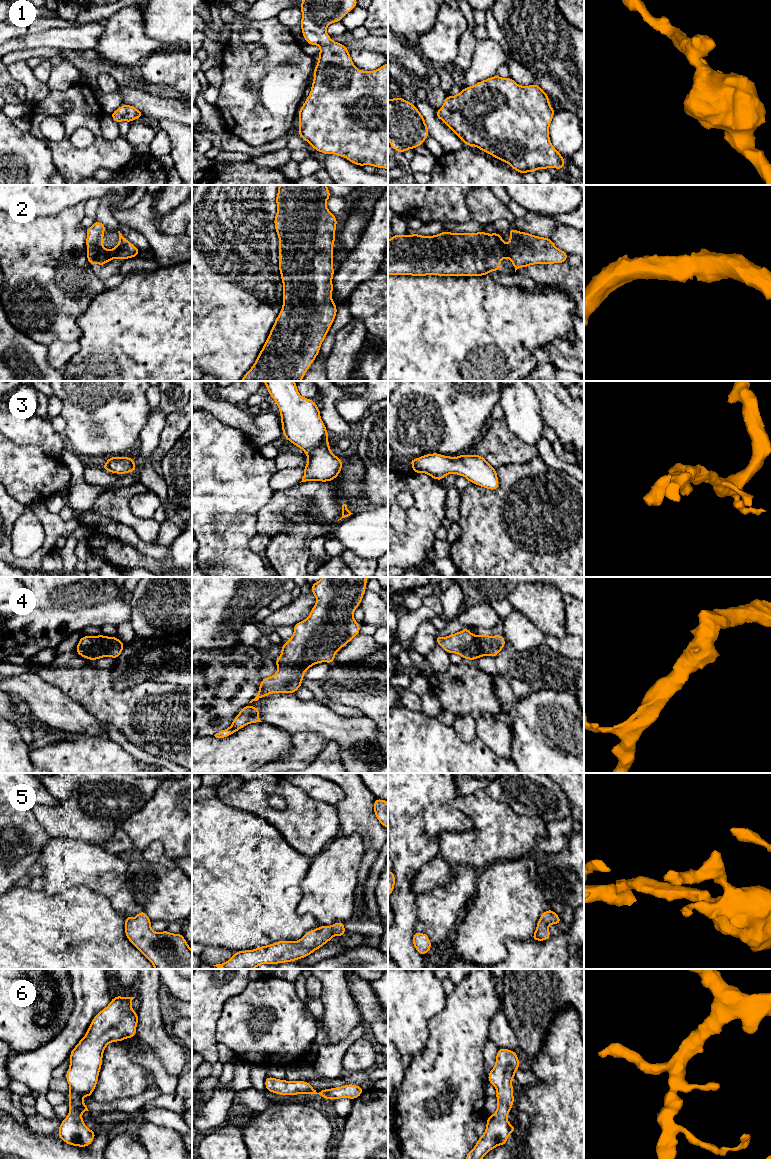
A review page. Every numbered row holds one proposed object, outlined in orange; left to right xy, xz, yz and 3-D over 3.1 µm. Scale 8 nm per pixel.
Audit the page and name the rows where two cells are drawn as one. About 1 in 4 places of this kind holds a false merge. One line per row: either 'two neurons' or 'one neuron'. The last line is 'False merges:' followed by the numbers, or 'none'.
1: one neuron
2: one neuron
3: one neuron
4: one neuron
5: one neuron
6: one neuron
False merges: none

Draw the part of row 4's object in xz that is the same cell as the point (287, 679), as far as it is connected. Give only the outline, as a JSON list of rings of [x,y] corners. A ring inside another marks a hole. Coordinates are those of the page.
[[[323,577],[321,580],[315,582],[314,584],[311,585],[311,591],[312,593],[315,595],[316,597],[316,604],[313,606],[309,616],[307,619],[296,623],[293,626],[294,629],[294,634],[292,637],[289,638],[289,640],[282,644],[282,649],[281,649],[281,656],[279,658],[277,658],[275,660],[275,663],[278,667],[277,672],[271,676],[271,677],[267,677],[267,678],[263,678],[261,681],[261,684],[259,686],[259,691],[258,694],[256,695],[256,697],[254,699],[252,699],[239,713],[238,715],[234,718],[232,725],[227,728],[224,729],[222,731],[219,731],[218,733],[216,733],[214,736],[216,738],[226,738],[230,735],[232,735],[234,732],[238,731],[239,729],[245,727],[246,725],[250,724],[250,723],[258,723],[258,722],[262,722],[259,718],[259,708],[258,707],[250,707],[249,704],[252,703],[253,701],[258,701],[259,699],[261,699],[262,697],[265,697],[269,694],[272,693],[282,693],[282,694],[286,694],[286,693],[296,693],[298,688],[300,686],[302,686],[302,680],[304,677],[304,673],[313,665],[317,664],[317,663],[322,663],[322,662],[328,662],[329,664],[332,664],[335,658],[336,653],[343,648],[347,643],[349,643],[356,635],[358,635],[360,633],[360,625],[355,621],[353,614],[355,609],[361,604],[362,602],[362,598],[364,596],[364,592],[365,592],[365,588],[366,588],[366,583],[368,582],[366,577]]]

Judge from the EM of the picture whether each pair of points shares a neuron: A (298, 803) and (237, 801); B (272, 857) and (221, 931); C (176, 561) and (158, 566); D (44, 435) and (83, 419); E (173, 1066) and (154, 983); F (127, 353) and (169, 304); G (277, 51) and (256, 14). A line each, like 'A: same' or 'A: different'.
A: same
B: same
C: different
D: different
E: same
F: same
G: different

